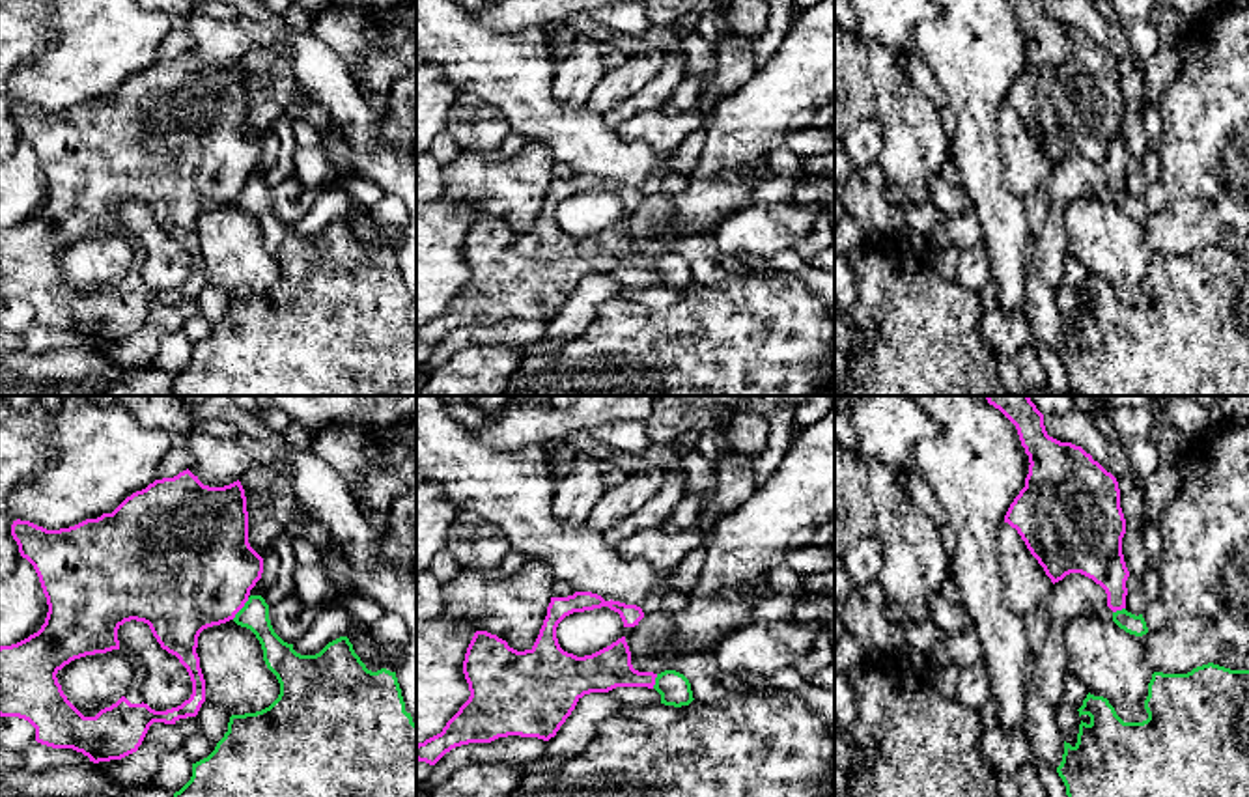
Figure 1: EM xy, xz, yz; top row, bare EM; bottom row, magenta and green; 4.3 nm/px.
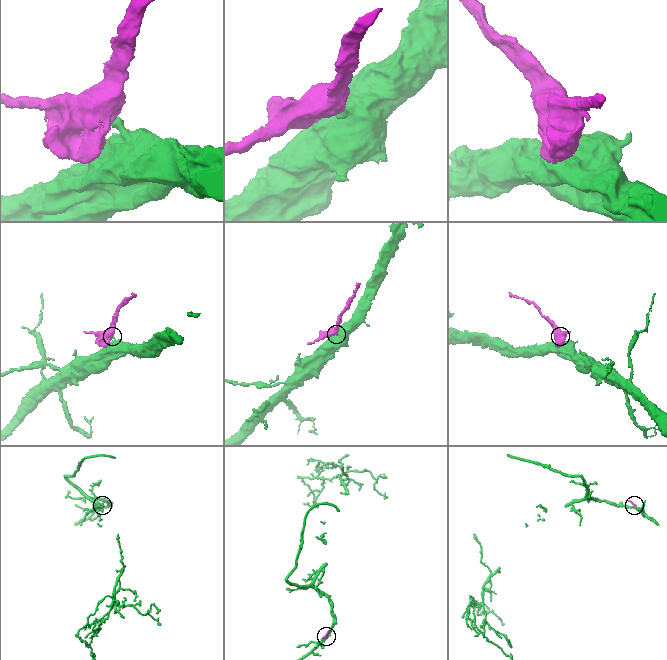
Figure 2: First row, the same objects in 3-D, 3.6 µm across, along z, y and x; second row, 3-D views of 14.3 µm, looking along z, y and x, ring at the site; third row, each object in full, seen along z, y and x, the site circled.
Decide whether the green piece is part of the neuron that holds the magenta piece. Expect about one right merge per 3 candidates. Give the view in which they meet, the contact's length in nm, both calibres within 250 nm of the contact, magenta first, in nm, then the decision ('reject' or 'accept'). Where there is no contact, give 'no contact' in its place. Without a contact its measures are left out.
xy | 120 nm | 500/120 nm | reject

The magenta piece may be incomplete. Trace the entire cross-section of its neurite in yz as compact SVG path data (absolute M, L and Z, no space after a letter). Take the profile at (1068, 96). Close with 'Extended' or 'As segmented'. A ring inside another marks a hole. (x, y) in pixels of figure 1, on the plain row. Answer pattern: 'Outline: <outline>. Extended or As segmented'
Outline: M1044 0L1008 2L1016 7L1031 47L1025 69L1010 86L1004 105L1017 112L1053 166L1070 155L1081 155L1105 172L1113 194L1126 190L1130 153L1122 136L1126 101L1116 60L1081 28L1049 19Z. As segmented

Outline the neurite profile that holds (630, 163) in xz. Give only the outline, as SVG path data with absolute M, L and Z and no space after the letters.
M416 0L416 50L426 62L441 65L463 91L498 106L513 133L549 146L556 161L568 162L577 174L640 189L652 174L674 172L672 153L657 155L642 140L622 140L607 125L605 114L586 106L568 108L553 97L554 62L547 56L545 32L540 28L502 34L482 26L454 0Z

